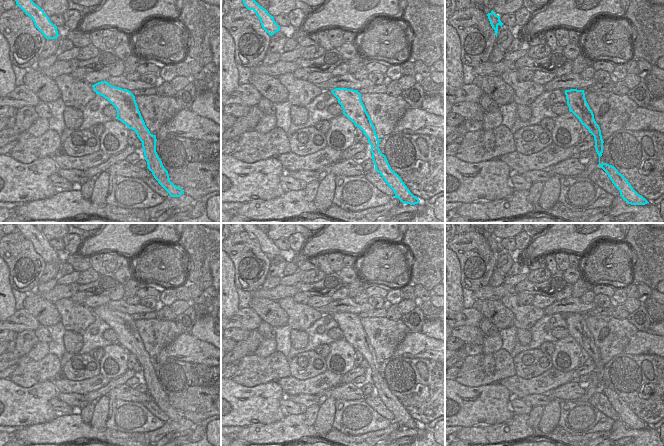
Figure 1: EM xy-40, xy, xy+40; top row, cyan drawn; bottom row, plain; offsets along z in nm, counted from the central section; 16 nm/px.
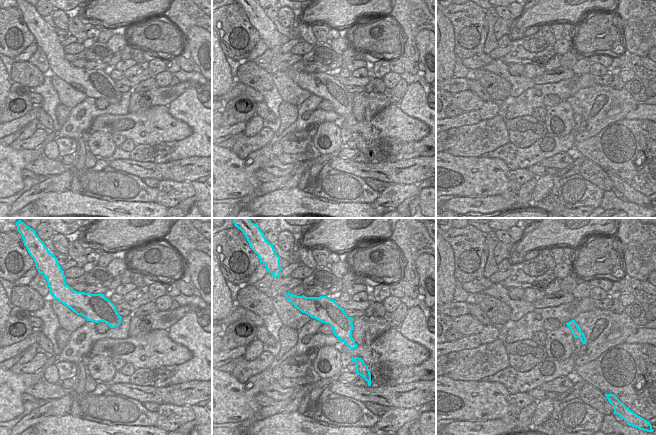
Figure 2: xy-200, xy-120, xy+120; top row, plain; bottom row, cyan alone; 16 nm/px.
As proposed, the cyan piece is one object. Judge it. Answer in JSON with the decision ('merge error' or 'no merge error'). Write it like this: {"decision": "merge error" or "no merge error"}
{"decision": "no merge error"}

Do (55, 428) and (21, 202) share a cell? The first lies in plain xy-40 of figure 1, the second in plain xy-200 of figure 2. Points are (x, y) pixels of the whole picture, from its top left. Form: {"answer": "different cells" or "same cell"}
{"answer": "different cells"}

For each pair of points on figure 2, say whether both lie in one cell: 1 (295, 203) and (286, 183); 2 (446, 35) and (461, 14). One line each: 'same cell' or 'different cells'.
1: different cells
2: different cells

